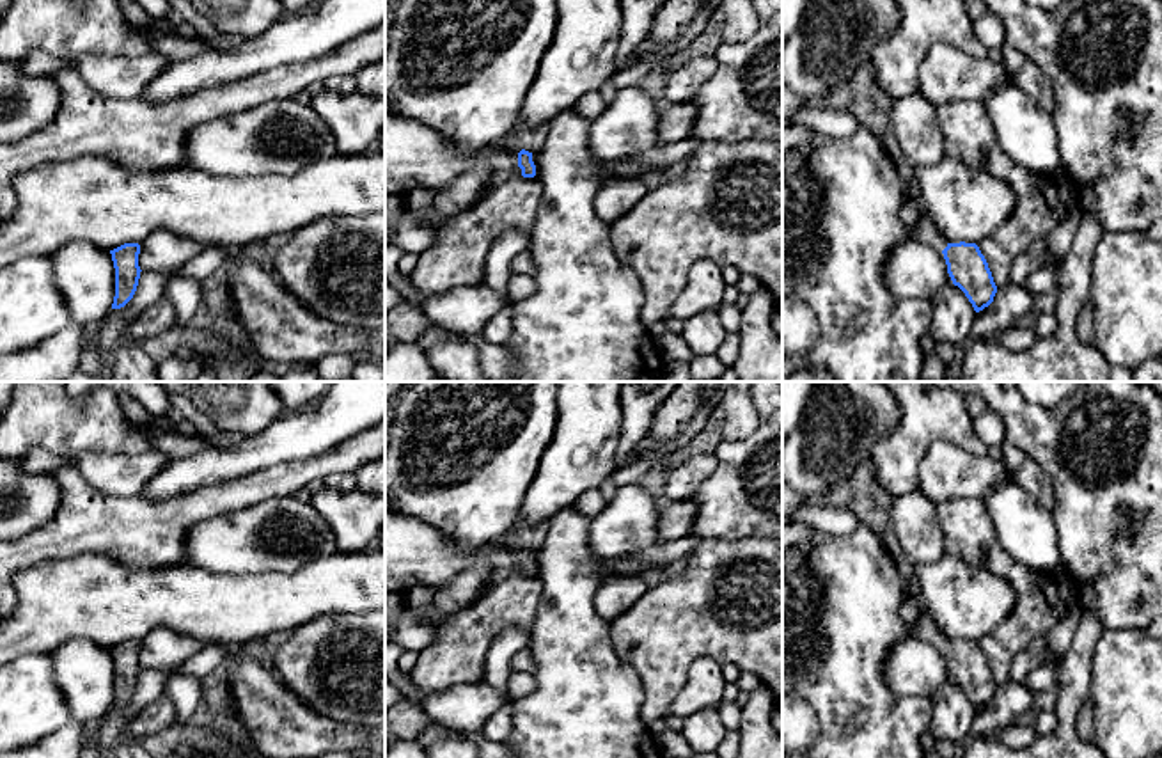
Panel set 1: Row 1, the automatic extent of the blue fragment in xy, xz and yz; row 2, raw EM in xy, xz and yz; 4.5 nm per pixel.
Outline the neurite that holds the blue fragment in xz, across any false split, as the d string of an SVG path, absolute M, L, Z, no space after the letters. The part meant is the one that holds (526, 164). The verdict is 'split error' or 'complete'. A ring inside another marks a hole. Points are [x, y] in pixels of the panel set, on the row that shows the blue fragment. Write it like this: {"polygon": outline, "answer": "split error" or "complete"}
{"polygon": "M550 122L539 124L536 128L523 128L511 131L506 137L506 146L518 154L518 167L522 169L523 178L536 176L536 165L532 156L541 151L546 142Z", "answer": "split error"}

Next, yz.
{"polygon": "M924 211L919 222L912 225L912 233L914 238L930 245L946 259L953 284L965 293L976 312L993 302L997 286L986 259L976 243L949 243Z", "answer": "split error"}

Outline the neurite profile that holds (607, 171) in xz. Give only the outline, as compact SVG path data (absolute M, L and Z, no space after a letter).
M591 158L594 174L605 181L621 181L621 179L642 179L651 167L632 163L632 162L603 162Z

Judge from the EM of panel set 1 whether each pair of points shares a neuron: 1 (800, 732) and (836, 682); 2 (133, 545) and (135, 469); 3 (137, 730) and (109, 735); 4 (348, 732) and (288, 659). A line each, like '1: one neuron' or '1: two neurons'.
1: two neurons
2: two neurons
3: two neurons
4: two neurons

